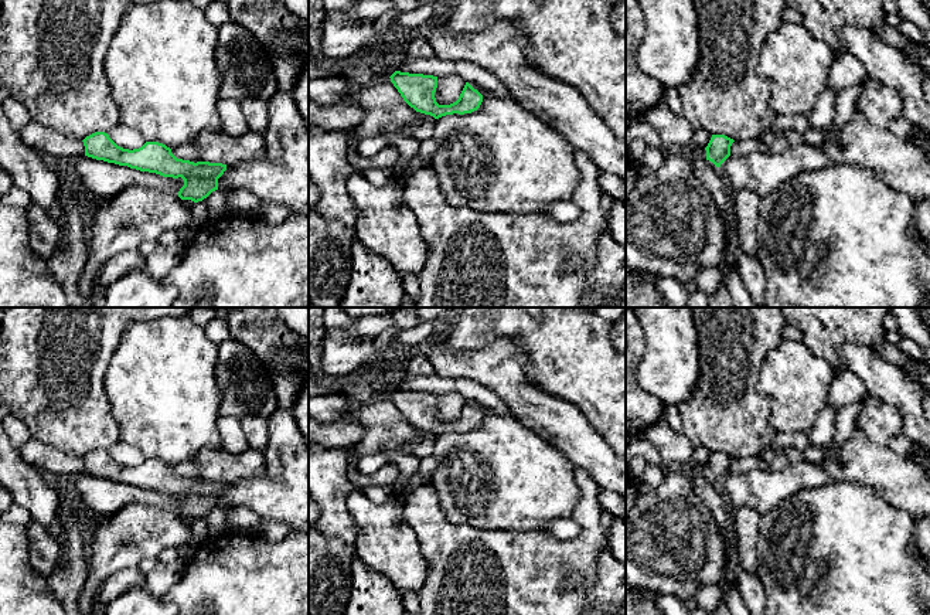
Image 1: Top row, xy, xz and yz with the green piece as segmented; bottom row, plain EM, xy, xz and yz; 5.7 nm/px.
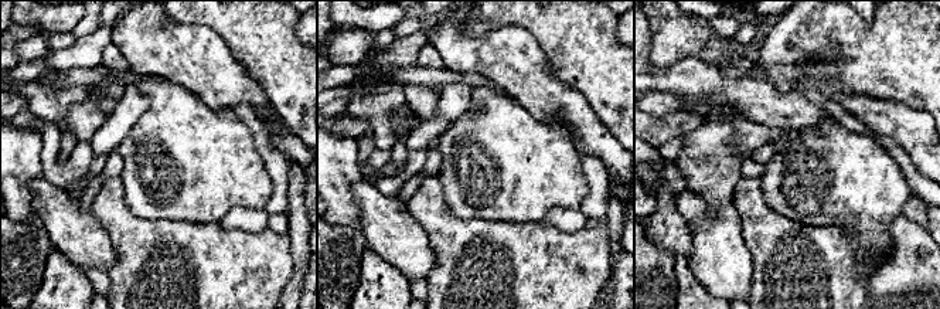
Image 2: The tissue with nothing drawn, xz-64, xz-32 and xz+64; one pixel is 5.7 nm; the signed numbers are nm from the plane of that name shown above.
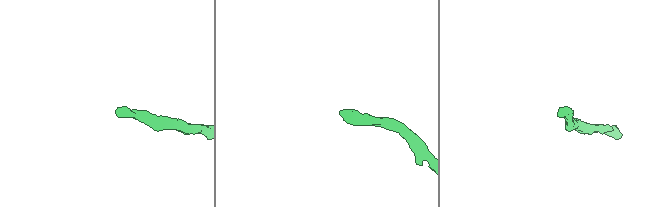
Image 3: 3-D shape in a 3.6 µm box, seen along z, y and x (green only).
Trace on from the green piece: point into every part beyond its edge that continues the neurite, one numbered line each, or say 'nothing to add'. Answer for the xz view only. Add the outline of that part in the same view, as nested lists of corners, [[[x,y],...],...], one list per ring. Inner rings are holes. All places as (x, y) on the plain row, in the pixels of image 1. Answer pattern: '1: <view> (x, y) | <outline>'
1: xz (363, 386) | [[[360,367],[354,373],[341,377],[335,393],[355,404],[367,404],[382,395],[389,395],[401,380],[401,373],[381,371],[369,367]]]

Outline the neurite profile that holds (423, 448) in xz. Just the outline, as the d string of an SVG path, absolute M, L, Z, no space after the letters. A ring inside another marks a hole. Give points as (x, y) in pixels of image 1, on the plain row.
M436 436L422 438L415 445L415 455L422 461L425 458L432 458L433 446L435 446Z

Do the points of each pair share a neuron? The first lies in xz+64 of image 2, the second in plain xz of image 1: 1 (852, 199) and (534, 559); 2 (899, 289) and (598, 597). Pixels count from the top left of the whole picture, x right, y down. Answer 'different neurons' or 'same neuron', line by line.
1: different neurons
2: same neuron

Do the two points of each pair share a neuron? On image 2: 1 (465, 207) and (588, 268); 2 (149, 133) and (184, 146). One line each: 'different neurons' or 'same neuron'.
1: different neurons
2: same neuron

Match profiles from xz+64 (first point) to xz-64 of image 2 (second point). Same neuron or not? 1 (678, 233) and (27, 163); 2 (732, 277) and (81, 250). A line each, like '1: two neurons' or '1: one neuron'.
1: one neuron
2: one neuron

